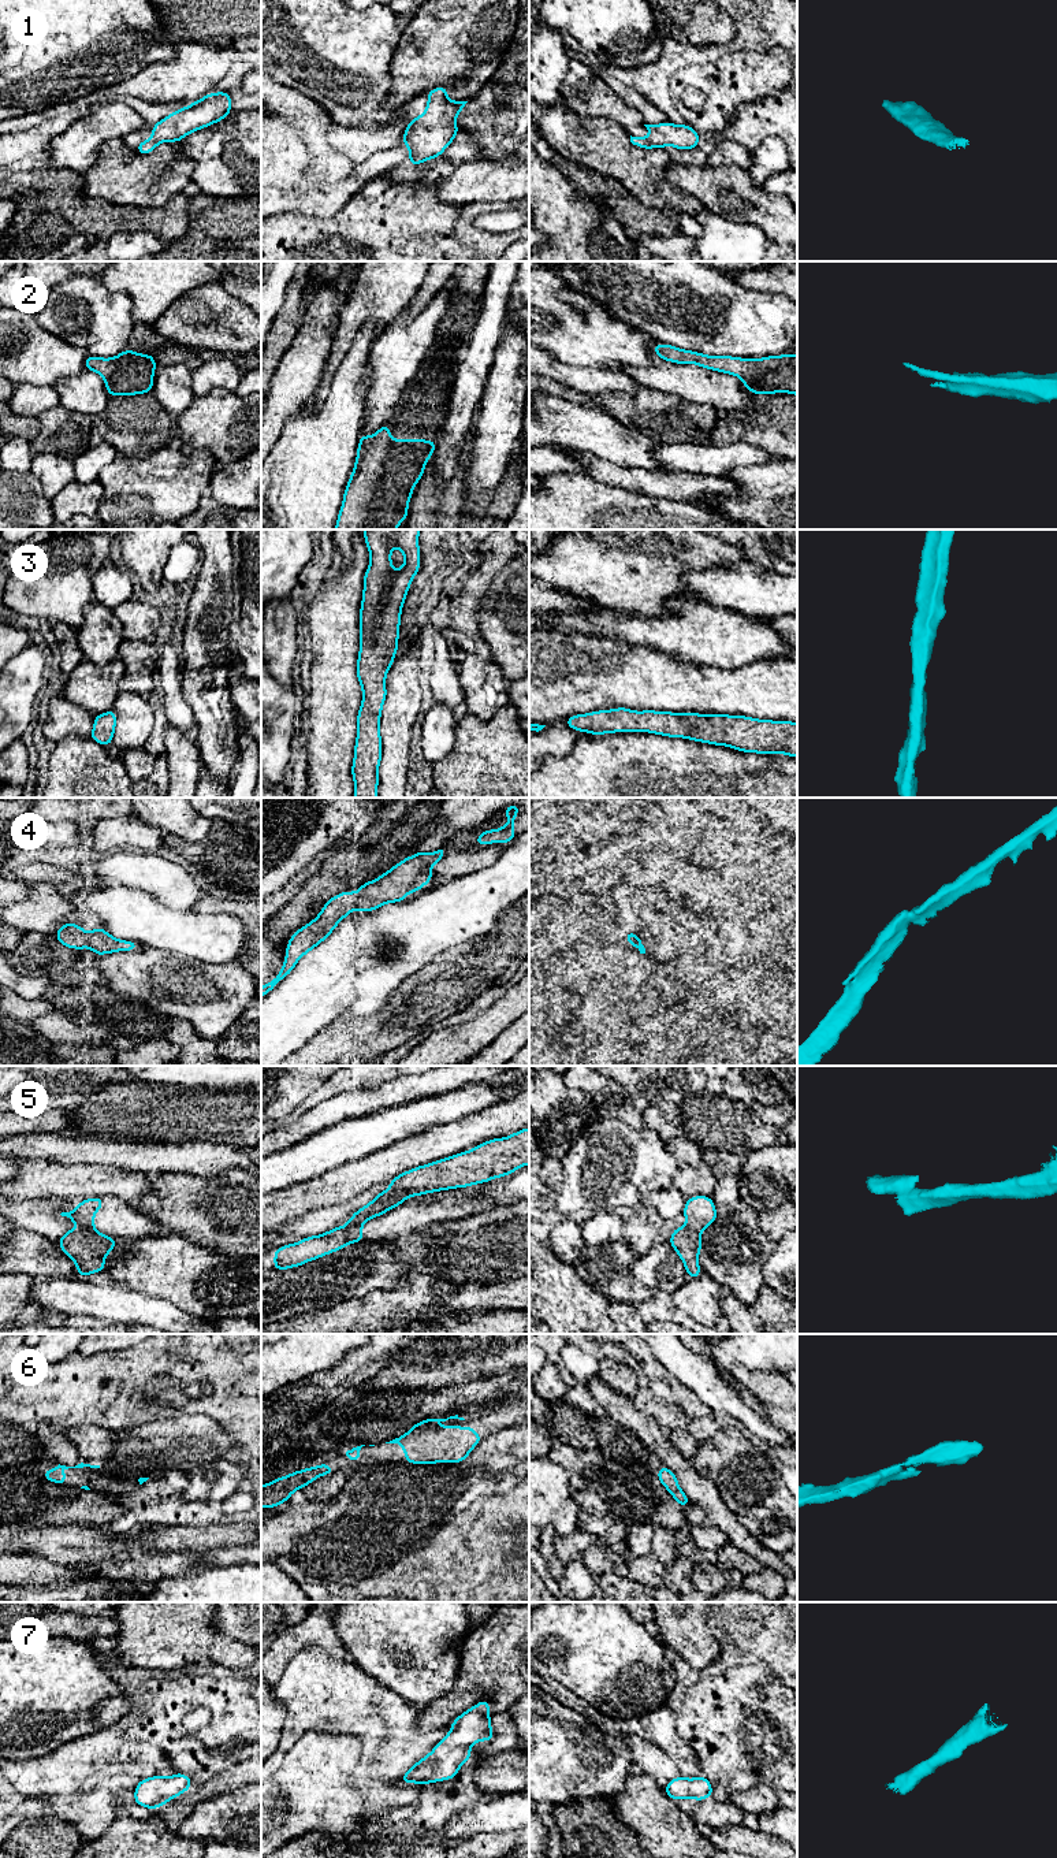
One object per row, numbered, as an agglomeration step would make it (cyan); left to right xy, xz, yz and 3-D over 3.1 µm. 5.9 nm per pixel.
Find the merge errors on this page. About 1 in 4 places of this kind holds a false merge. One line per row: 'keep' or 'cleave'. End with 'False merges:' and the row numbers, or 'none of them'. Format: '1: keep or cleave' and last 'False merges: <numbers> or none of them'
1: keep
2: keep
3: keep
4: keep
5: cleave
6: keep
7: keep
False merges: 5

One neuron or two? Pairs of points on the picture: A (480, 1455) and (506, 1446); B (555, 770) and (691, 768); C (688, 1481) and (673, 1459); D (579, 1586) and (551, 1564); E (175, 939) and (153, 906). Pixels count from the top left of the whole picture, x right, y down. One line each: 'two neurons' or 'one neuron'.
A: one neuron
B: one neuron
C: one neuron
D: two neurons
E: one neuron

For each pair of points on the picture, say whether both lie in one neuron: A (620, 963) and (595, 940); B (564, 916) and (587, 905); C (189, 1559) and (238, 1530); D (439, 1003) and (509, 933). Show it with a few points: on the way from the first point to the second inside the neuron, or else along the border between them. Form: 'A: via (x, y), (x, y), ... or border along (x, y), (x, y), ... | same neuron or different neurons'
A: via (611, 963), (607, 963), (596, 948) | same neuron
B: border along (570, 905), (574, 917), (585, 931) | different neurons
C: border along (166, 1553), (194, 1550), (201, 1554) | different neurons
D: via (457, 985), (491, 951) | same neuron

